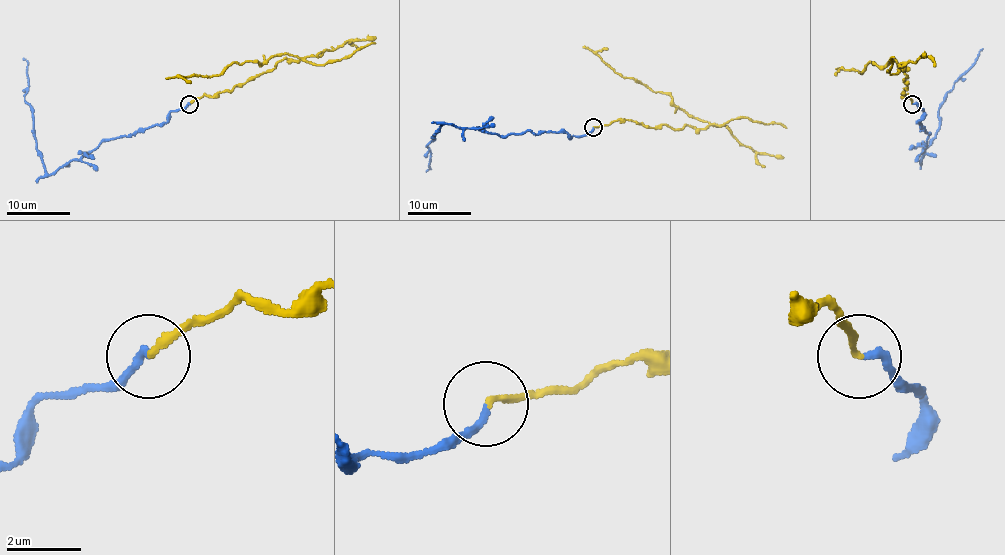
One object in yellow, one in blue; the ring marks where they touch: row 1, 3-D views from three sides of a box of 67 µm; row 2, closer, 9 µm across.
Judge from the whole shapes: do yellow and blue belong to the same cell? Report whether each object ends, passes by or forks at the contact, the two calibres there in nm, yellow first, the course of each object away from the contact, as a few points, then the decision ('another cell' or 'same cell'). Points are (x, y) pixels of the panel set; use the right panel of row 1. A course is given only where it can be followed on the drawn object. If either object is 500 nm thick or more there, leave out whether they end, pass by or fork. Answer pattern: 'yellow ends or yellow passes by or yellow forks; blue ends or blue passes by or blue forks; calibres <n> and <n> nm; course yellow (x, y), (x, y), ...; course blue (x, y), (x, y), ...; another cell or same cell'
yellow ends; blue ends; calibres 180 and 200 nm; course yellow (913, 103), (901, 94), (908, 86), (905, 66), (894, 59), (885, 66), (871, 61), (862, 72), (836, 68); course blue (913, 103), (923, 109), (920, 131), (930, 133), (920, 161), (939, 125), (943, 97), (982, 50); another cell

